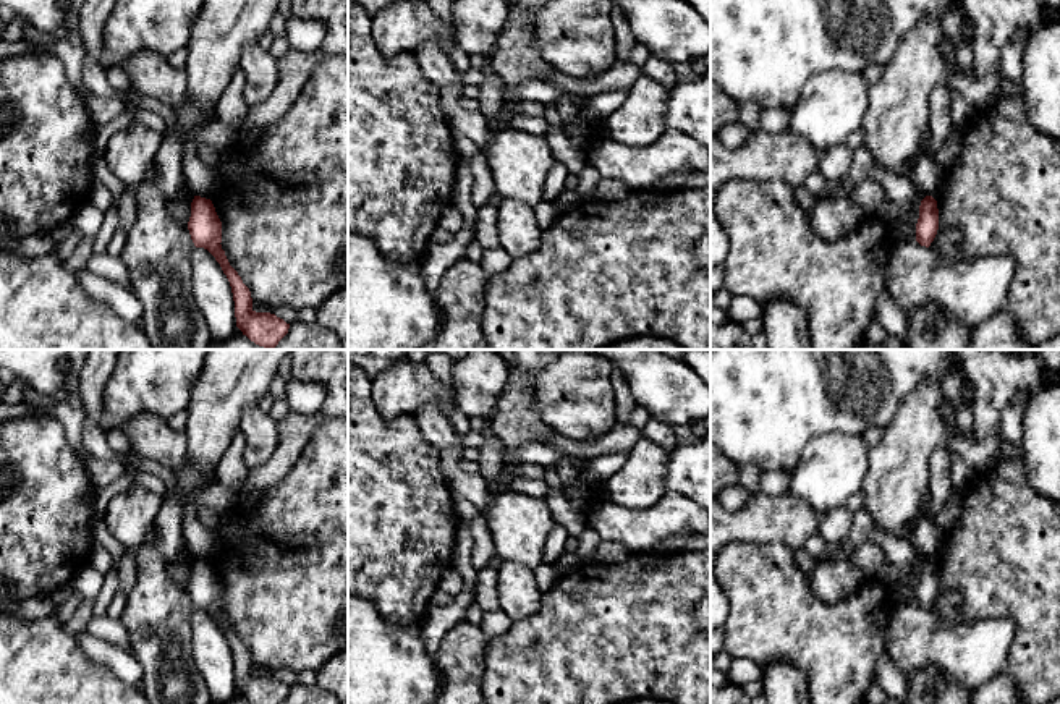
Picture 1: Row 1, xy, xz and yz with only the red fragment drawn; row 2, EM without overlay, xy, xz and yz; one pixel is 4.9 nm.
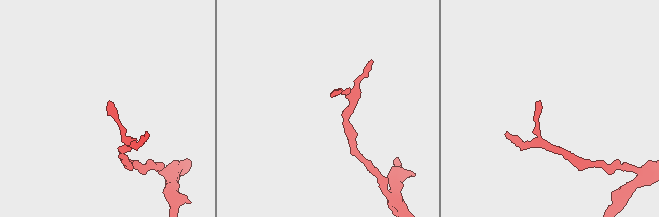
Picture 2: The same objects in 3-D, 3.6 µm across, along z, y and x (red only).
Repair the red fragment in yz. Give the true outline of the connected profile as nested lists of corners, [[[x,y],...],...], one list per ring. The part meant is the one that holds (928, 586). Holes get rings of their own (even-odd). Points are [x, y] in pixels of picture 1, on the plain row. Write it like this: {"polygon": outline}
{"polygon": [[[926,558],[919,568],[919,581],[916,586],[916,604],[929,610],[939,592],[939,571],[932,558]]]}

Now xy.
{"polygon": [[[194,558],[188,592],[194,609],[207,612],[227,638],[235,664],[236,689],[243,698],[251,704],[280,704],[288,696],[290,686],[275,676],[252,672],[249,651],[230,628],[222,612],[222,584],[210,562]]]}

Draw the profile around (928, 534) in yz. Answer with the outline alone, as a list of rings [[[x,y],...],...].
[[[939,447],[929,458],[929,503],[924,518],[918,521],[909,537],[919,557],[934,558],[939,552],[945,531],[934,521],[934,516],[953,492],[952,458],[947,447]]]

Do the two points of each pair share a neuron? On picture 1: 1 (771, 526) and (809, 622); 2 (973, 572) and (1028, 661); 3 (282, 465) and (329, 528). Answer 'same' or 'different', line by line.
1: different
2: same
3: different

